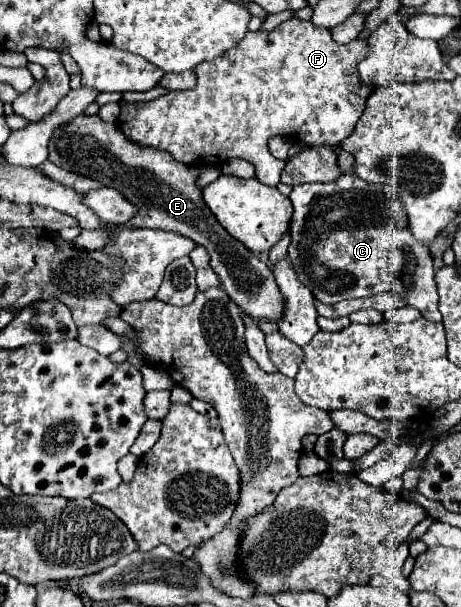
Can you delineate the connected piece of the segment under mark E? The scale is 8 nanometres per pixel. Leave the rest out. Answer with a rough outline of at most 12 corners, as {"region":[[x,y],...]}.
{"region":[[78,115],[50,161],[114,187],[138,213],[116,227],[204,245],[224,291],[274,323],[286,299],[270,267],[220,227],[198,167]]}

